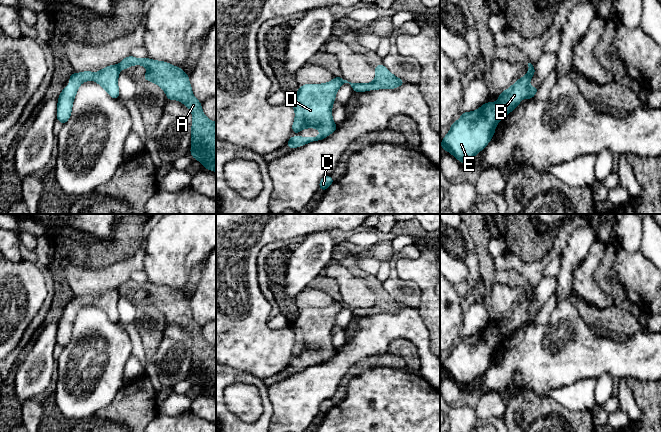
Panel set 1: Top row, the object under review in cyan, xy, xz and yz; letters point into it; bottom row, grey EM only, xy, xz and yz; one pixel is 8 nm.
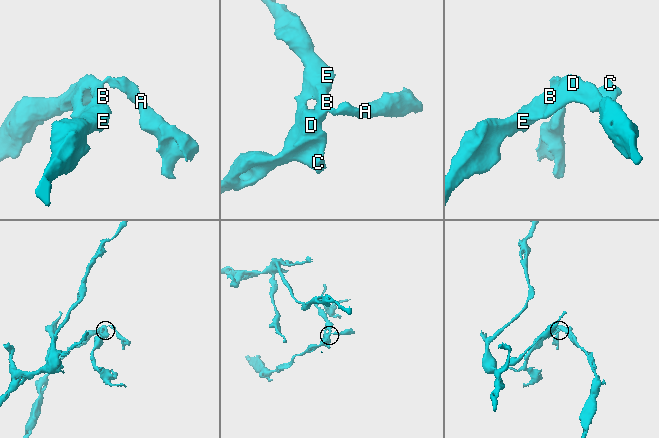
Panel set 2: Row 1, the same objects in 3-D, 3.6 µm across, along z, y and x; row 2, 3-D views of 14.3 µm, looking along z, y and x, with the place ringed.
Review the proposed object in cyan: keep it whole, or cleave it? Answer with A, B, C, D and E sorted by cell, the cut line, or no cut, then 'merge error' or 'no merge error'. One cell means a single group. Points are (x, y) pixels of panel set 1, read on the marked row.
A / B C D E; cut in xy along (117, 65), (120, 68); merge error

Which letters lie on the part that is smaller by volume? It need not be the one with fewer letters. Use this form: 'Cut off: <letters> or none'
Cut off: A

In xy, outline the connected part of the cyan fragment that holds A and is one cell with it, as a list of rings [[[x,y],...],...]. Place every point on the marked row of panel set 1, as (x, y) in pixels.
[[[128,56],[119,63],[120,69],[127,69],[132,65],[142,65],[147,68],[147,73],[143,76],[145,80],[159,85],[166,93],[168,100],[179,100],[192,112],[193,122],[191,128],[191,151],[194,159],[199,160],[204,168],[216,172],[216,122],[209,120],[203,113],[201,102],[192,93],[189,83],[189,76],[180,67],[173,66],[164,61],[155,61],[149,58],[139,59]]]

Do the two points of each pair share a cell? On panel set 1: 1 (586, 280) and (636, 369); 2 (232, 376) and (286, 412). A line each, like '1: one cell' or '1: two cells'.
1: two cells
2: two cells

